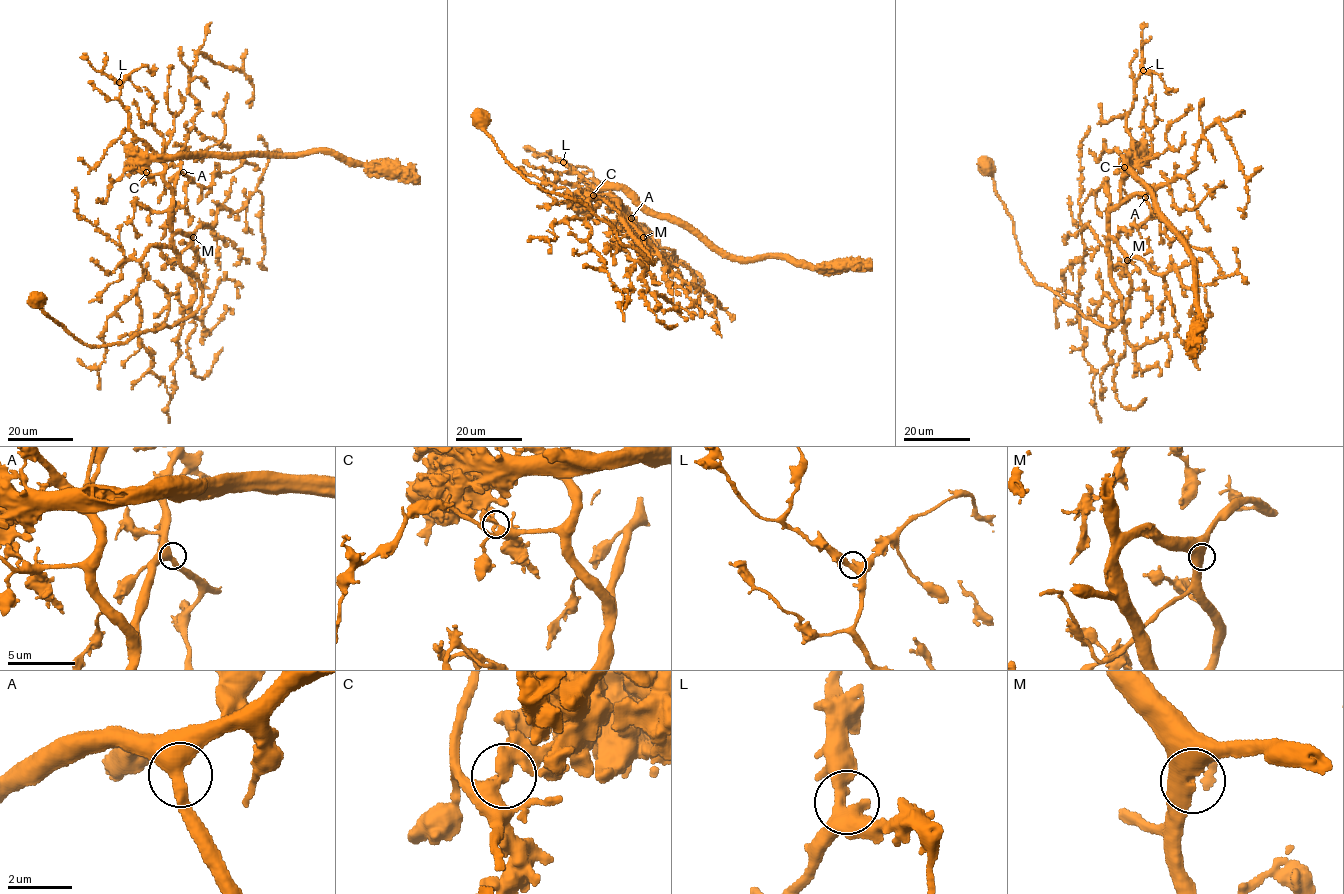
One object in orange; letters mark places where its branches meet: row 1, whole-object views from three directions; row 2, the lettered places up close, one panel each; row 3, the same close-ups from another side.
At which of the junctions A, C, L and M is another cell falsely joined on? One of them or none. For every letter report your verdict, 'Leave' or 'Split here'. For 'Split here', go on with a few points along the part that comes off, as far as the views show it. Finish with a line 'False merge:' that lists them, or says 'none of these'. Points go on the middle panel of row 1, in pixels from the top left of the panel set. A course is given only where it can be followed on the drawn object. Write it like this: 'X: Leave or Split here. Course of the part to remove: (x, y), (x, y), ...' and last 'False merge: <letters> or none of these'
A: Leave
C: Split here. Course of the part to remove: (592, 194), (621, 189), (647, 210), (688, 224), (732, 256), (785, 257), (817, 266), (871, 266)
L: Leave
M: Leave
False merge: C

